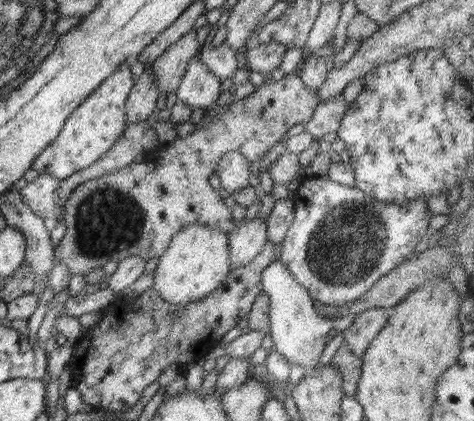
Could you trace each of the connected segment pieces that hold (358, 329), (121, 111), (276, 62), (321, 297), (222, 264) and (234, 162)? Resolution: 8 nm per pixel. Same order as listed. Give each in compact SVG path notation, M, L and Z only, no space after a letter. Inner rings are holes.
M384 309L363 310L357 314L352 324L343 330L343 344L347 344L356 356L362 358L367 346L374 340L386 321Z
M130 61L124 62L110 77L95 89L76 110L65 120L60 134L42 150L34 163L32 170L38 173L46 172L55 179L68 178L74 172L94 165L104 157L114 144L118 142L126 125L126 100L134 88Z
M254 43L246 52L246 63L250 71L266 75L281 66L287 47L281 43Z
M328 175L303 178L295 192L294 220L281 242L279 260L309 292L312 301L338 308L362 298L382 275L402 264L416 244L426 235L433 214L427 201L416 199L404 203L383 203L359 188L332 181Z
M191 224L179 230L159 258L154 271L153 289L164 302L174 306L186 305L214 292L226 278L231 268L227 233L216 227Z
M226 152L218 162L215 173L219 176L221 186L228 192L236 192L248 185L252 173L252 164L238 152Z

